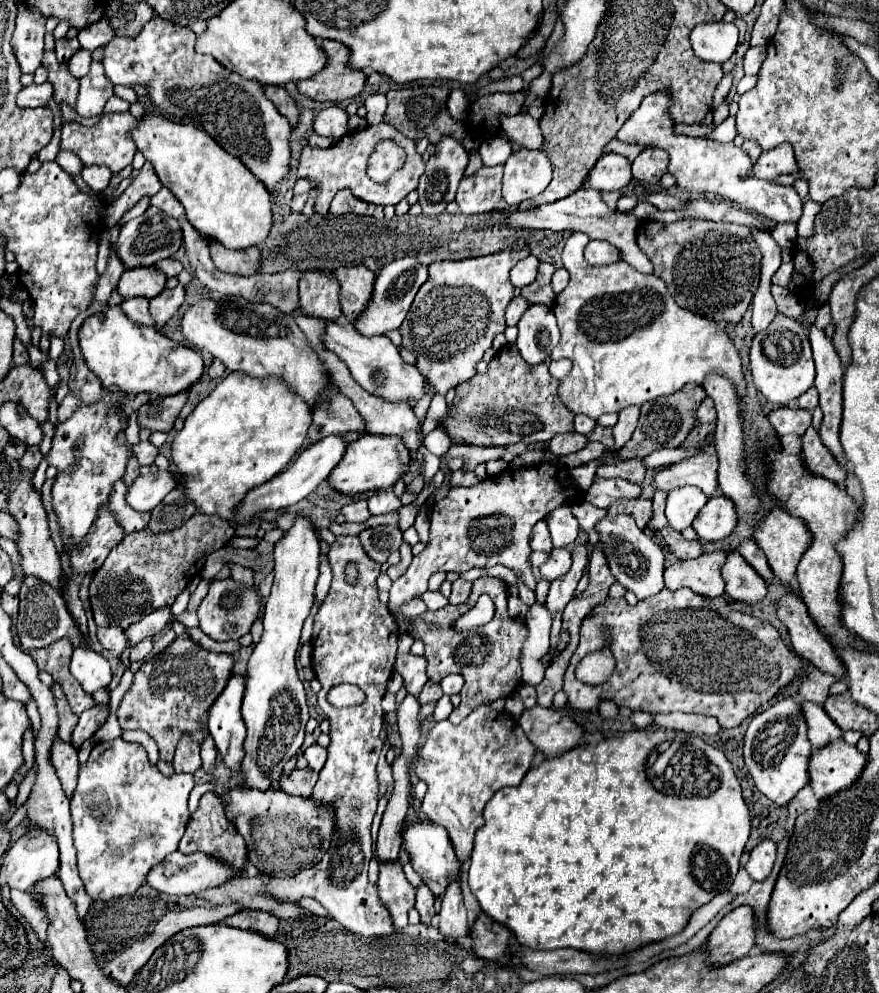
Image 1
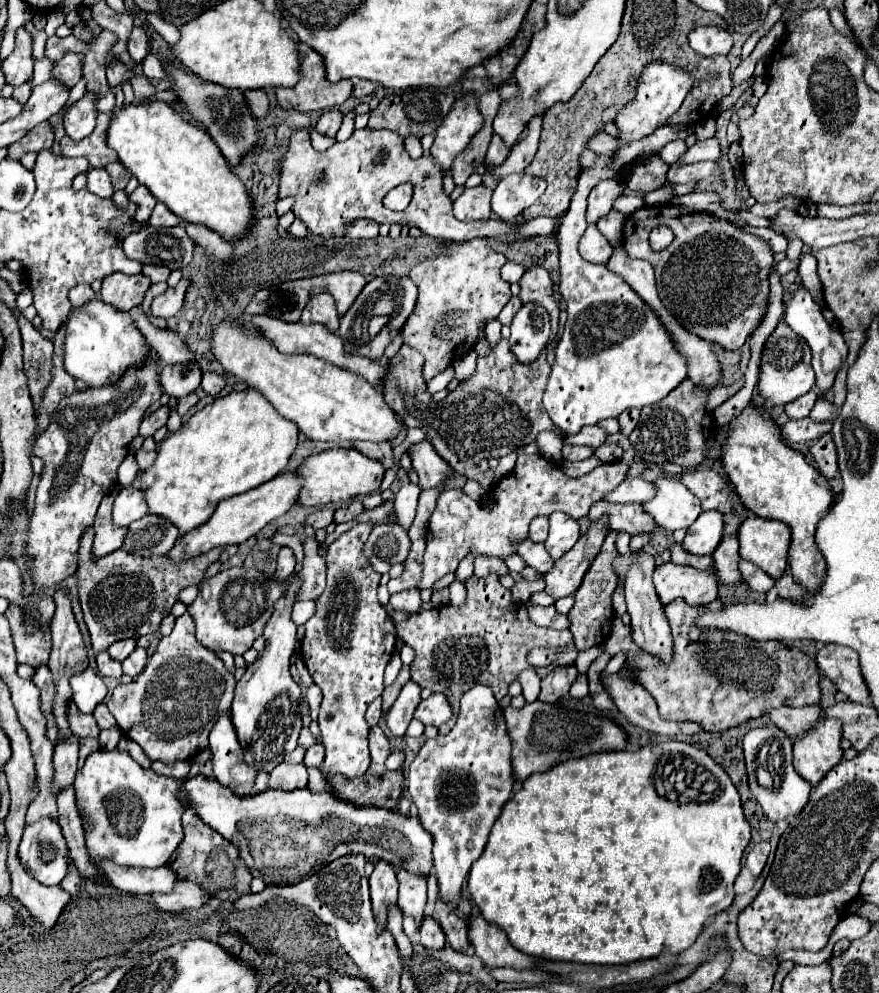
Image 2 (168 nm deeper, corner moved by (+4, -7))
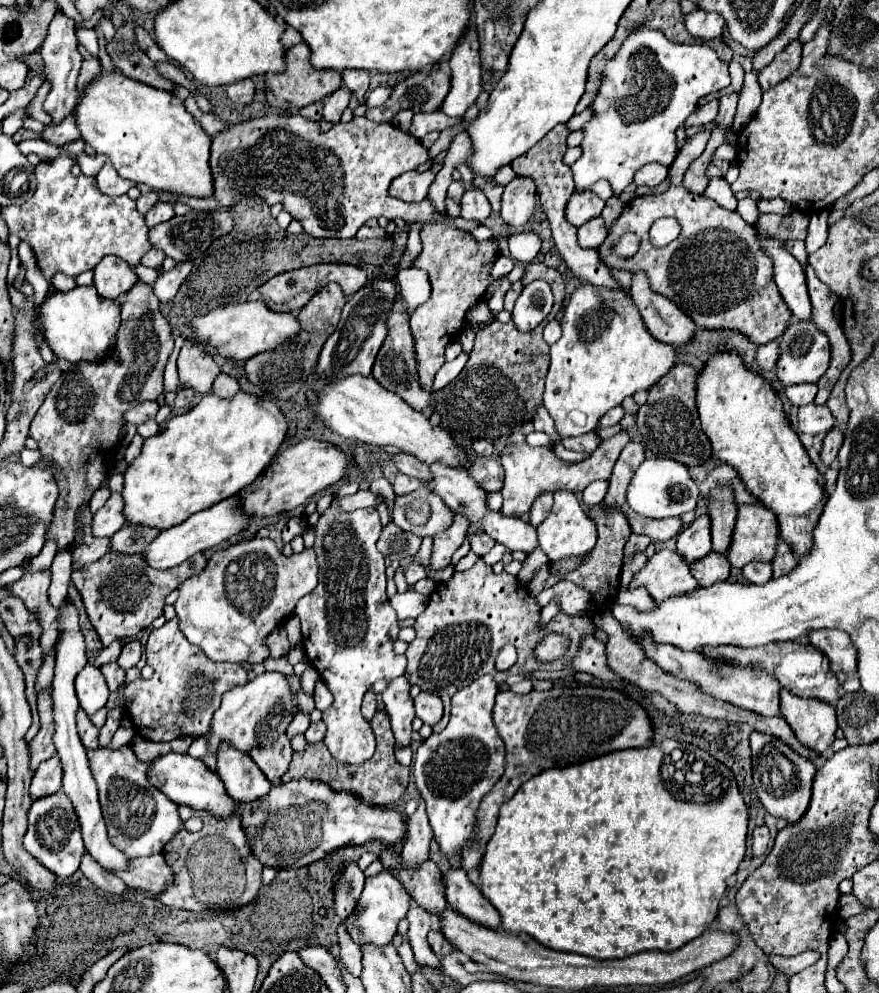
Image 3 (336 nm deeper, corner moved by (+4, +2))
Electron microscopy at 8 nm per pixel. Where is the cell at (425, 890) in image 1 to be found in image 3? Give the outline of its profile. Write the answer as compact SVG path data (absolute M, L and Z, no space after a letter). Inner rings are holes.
M432 929L430 933L428 933L428 943L430 943L430 947L432 947L432 951L436 953L436 955L448 955L454 947L448 943L448 939L442 935L442 933L438 933L438 929Z

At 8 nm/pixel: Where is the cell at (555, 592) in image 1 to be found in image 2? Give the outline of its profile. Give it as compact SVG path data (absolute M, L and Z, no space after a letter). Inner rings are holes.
M602 516L598 522L592 522L586 534L580 536L576 546L568 554L564 554L564 558L556 560L552 570L544 574L546 592L554 600L562 596L570 596L578 590L586 570L590 568L590 564L594 562L594 558L602 548L608 530L610 530L608 516Z

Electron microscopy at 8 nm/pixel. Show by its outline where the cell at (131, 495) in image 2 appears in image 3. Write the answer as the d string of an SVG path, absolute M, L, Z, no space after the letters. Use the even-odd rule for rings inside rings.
M112 493L102 509L94 513L92 531L96 537L112 537L120 527L124 527L124 499L120 493Z

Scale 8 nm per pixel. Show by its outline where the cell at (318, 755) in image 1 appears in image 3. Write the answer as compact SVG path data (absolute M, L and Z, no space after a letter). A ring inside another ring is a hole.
M320 721L320 723L312 723L308 727L308 731L304 733L304 737L308 743L316 743L316 741L324 739L324 733L326 733L326 727L324 727L324 721Z

